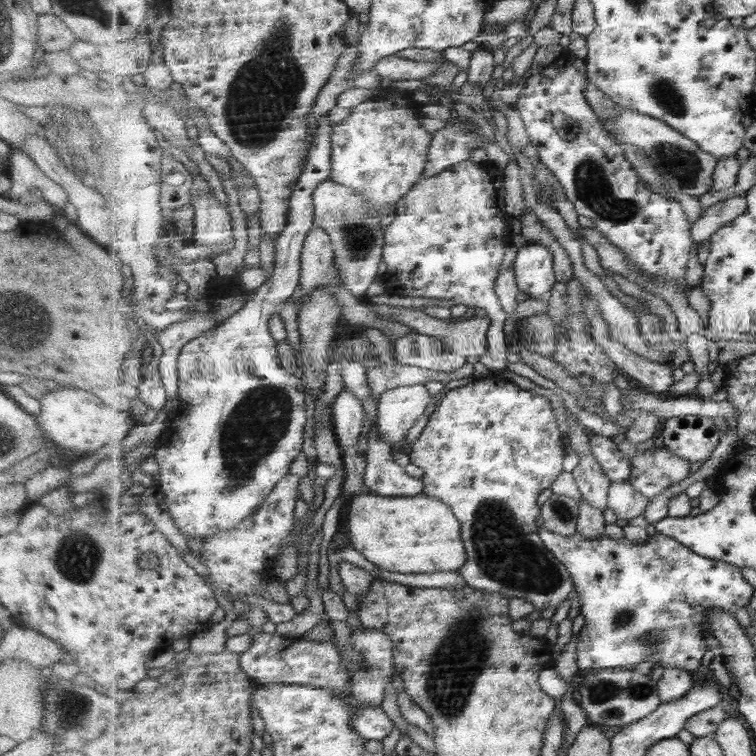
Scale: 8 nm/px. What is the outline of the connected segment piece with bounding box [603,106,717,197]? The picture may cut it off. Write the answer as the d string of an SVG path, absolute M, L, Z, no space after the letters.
M619 106L617 117L603 121L603 124L605 124L604 130L619 145L635 146L644 152L660 176L667 182L666 190L673 193L684 192L698 197L713 190L713 183L716 182L716 157L705 152L693 140L685 137L664 120Z

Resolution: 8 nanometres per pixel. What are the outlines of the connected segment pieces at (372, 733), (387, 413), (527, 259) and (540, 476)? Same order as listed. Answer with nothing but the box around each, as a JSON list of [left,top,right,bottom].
[[353,705,393,741],[377,384,431,444],[515,243,558,300],[408,371,575,616]]

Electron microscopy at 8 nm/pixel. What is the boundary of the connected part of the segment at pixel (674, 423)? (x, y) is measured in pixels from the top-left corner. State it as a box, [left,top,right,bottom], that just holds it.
[662,415,722,462]

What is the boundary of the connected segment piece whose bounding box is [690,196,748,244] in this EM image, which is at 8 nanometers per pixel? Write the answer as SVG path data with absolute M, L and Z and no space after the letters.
M735 196L703 210L703 216L691 224L691 239L697 244L710 239L720 228L729 225L748 208L747 197Z

